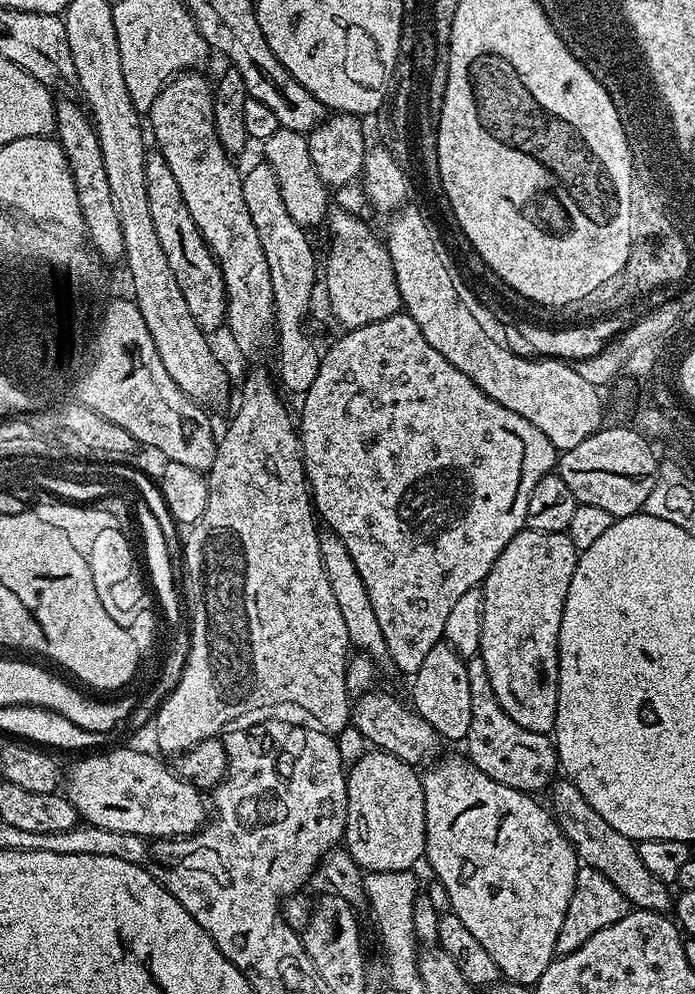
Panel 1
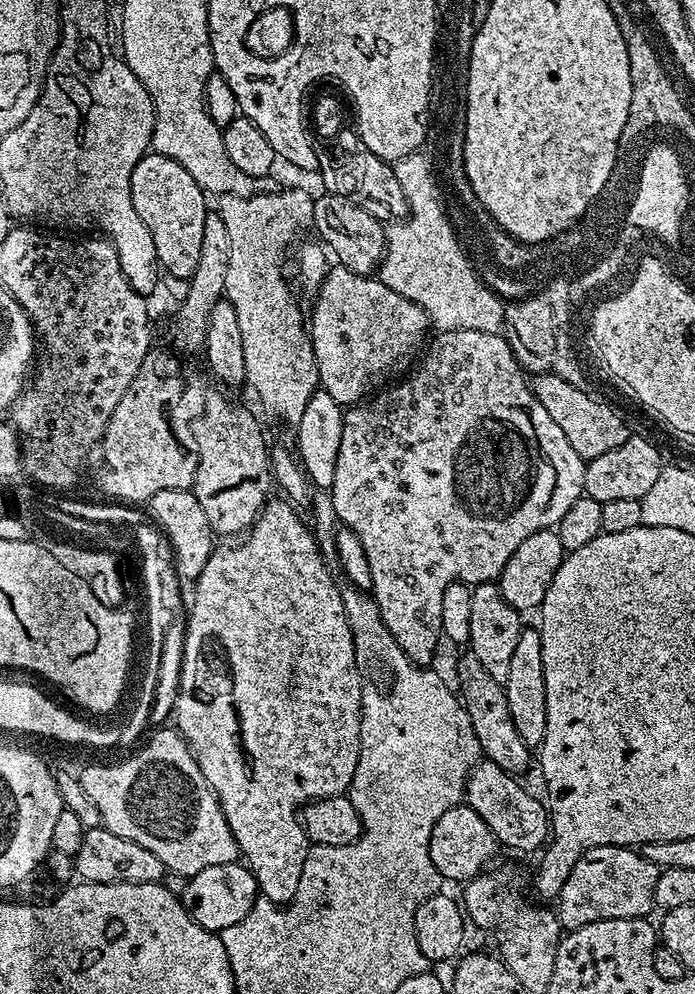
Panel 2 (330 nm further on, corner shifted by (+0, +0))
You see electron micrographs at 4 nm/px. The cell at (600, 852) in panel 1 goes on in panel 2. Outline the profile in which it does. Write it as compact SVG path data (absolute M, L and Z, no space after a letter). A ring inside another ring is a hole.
M464 650L456 660L456 684L458 695L463 703L466 714L470 718L470 726L474 726L474 734L480 743L481 753L487 759L492 760L502 770L513 774L521 774L528 768L528 763L533 763L534 756L518 738L518 730L514 730L514 722L510 718L510 706L506 702L504 685L494 682L490 674L486 674L486 669L482 667L482 662L474 658L471 650Z

